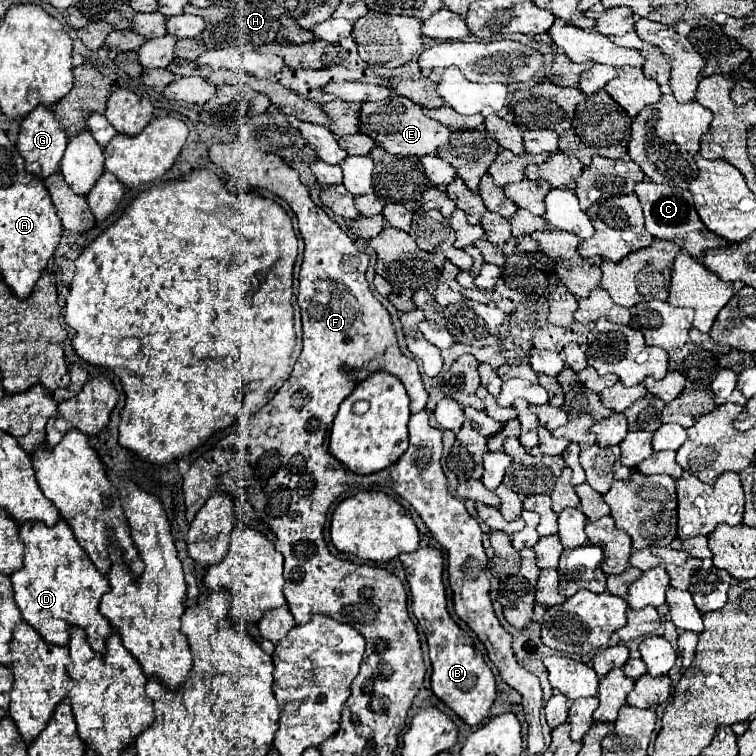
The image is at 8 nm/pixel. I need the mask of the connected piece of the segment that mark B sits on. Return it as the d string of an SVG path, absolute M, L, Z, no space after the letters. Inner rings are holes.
M424 546L414 552L400 554L400 560L404 564L406 578L412 590L412 612L428 638L432 660L432 692L442 702L446 702L466 724L478 726L486 718L496 698L496 678L484 656L476 652L472 636L462 630L448 614L446 588L442 582L444 556L438 548Z

